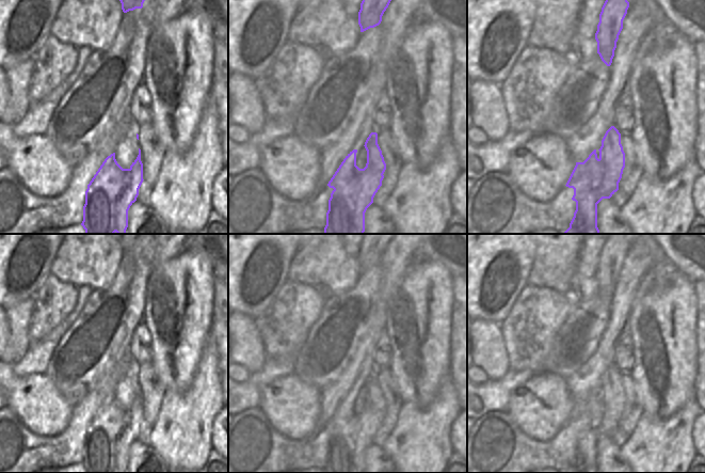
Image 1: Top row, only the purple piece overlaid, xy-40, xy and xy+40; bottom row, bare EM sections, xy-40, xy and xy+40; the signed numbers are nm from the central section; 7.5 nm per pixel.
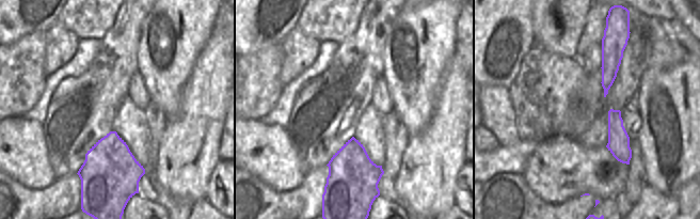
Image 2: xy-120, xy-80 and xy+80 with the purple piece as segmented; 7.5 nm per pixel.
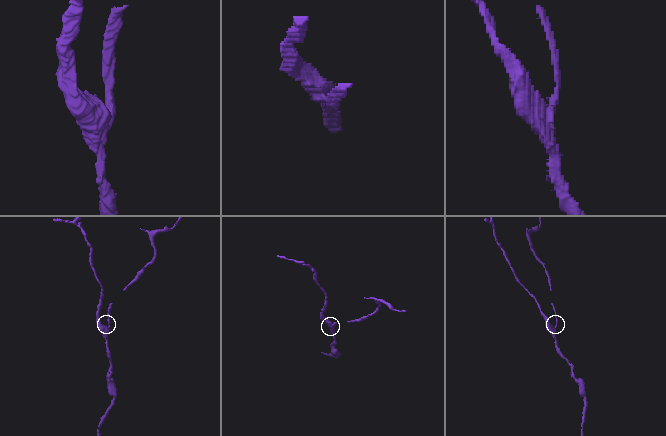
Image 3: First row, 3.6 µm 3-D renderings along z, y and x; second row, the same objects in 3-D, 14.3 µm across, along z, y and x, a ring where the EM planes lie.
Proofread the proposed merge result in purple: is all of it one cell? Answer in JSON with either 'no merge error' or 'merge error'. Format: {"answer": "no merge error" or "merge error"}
{"answer": "merge error"}

